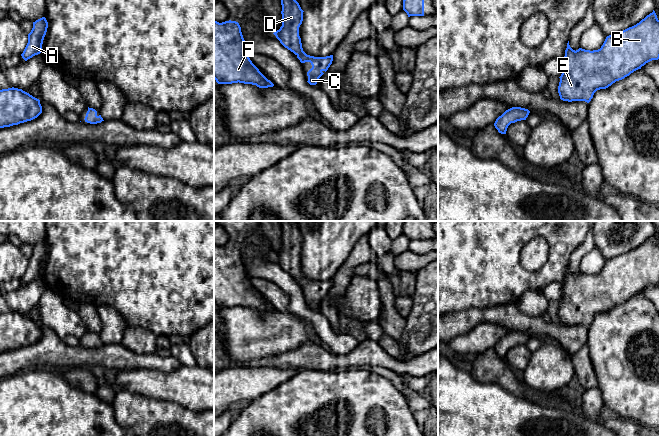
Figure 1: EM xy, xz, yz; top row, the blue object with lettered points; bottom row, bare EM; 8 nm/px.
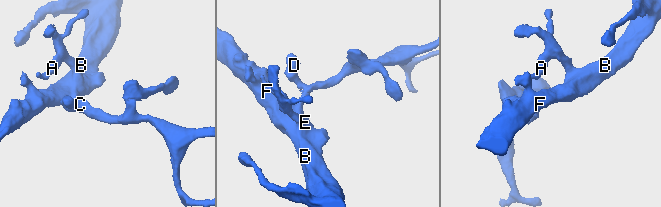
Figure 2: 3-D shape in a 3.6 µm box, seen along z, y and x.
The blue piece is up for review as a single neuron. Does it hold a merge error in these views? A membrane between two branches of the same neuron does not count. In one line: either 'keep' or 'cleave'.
keep

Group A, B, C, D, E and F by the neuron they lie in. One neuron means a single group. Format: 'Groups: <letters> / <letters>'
Groups: A B C D E F

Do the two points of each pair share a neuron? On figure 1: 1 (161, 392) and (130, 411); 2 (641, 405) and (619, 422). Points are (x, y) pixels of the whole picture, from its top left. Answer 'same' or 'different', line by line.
1: different
2: different

